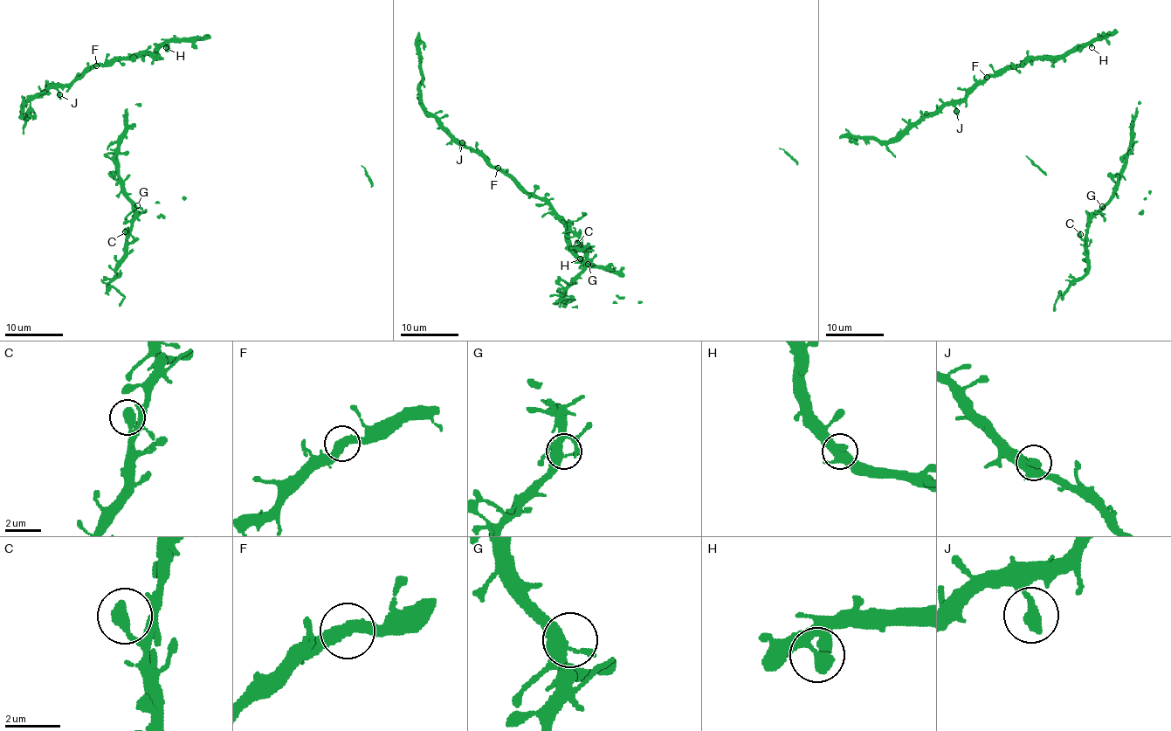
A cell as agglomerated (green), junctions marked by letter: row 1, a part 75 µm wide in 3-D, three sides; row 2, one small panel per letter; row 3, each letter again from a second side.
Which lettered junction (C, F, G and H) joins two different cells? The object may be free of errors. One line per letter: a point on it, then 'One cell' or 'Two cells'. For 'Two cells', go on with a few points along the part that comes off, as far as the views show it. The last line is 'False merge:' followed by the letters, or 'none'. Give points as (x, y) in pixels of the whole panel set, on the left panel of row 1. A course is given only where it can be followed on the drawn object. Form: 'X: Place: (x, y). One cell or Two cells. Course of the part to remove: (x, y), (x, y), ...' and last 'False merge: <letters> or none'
C: Place: (125, 231). One cell
F: Place: (96, 65). One cell
G: Place: (137, 205). One cell
H: Place: (166, 47). One cell
False merge: none

